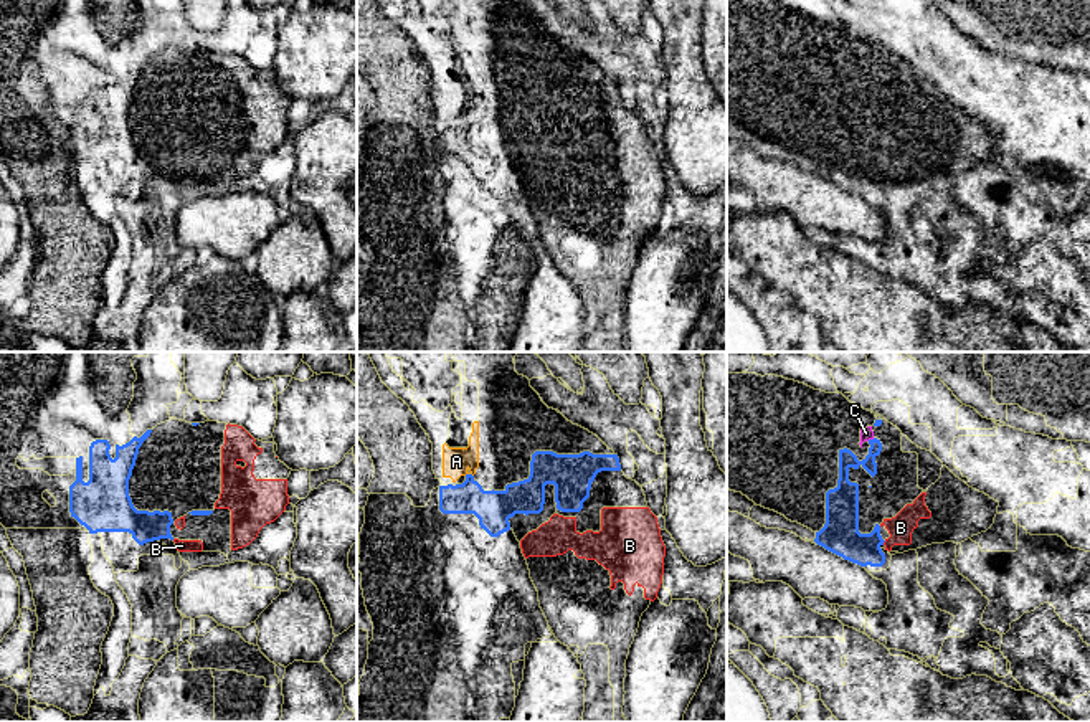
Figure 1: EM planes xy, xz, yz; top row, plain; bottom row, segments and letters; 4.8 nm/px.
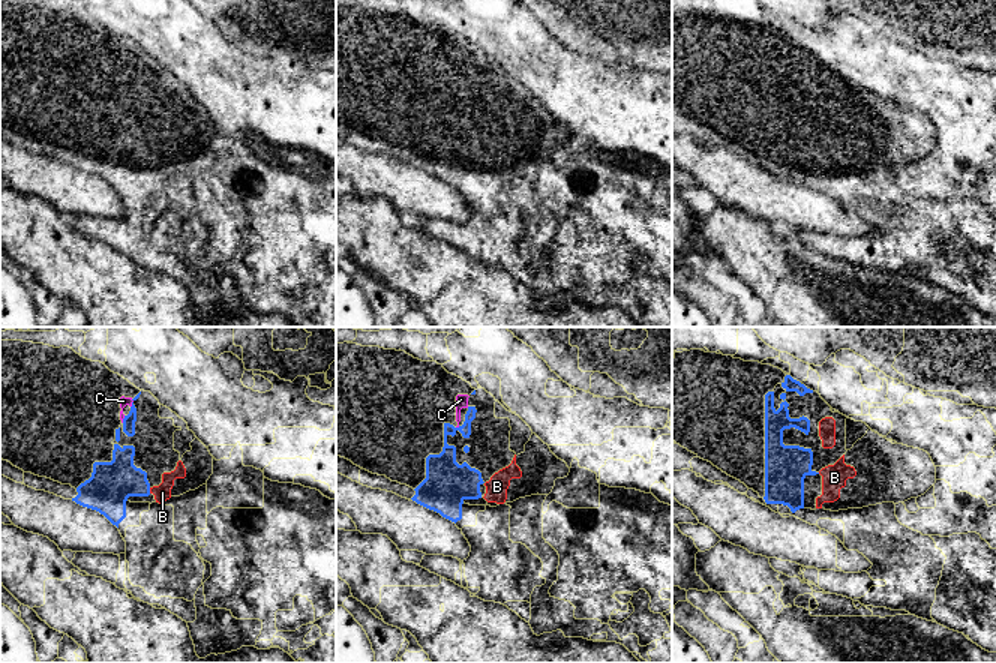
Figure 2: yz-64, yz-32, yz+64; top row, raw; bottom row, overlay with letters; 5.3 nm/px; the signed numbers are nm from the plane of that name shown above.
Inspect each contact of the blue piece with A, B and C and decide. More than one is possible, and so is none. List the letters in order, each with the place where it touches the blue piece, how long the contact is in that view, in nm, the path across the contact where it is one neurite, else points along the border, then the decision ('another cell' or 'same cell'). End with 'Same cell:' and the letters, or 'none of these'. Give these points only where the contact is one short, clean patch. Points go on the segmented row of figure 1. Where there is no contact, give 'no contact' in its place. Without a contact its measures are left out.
A: no contact; same cell
B: meets blue in yz at (884, 541); contact 30 nm long; same cell
C: meets blue in yz at (871, 440); contact 40 nm long; same cell
Same cell: A, B, C

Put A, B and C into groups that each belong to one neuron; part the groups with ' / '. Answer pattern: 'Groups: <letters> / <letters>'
Groups: A B C

